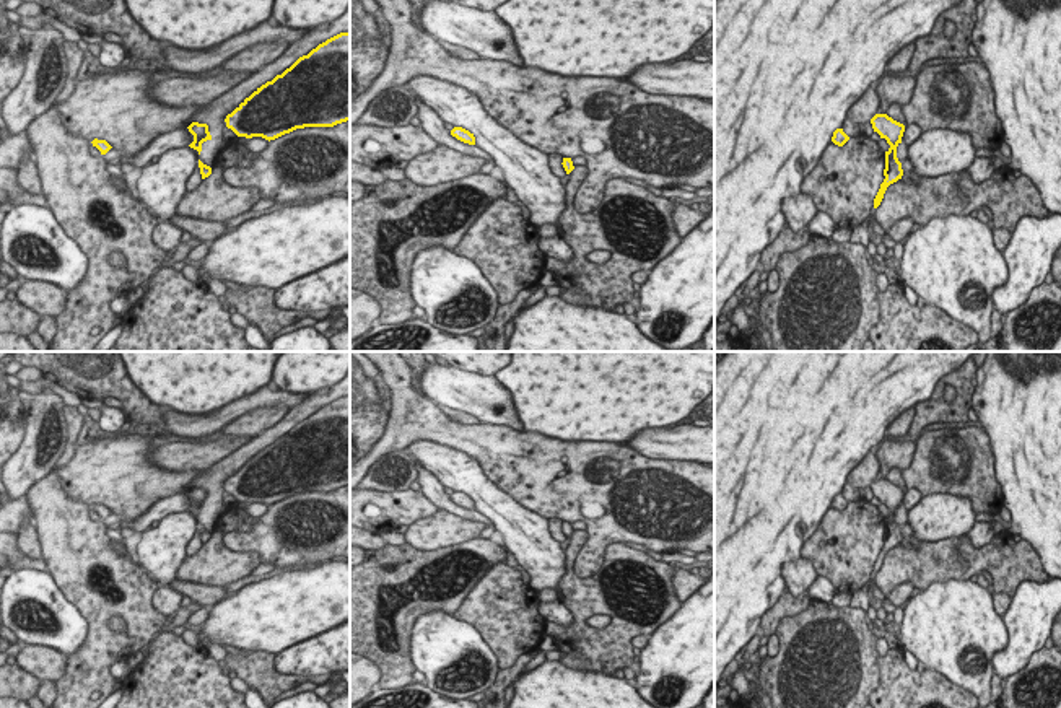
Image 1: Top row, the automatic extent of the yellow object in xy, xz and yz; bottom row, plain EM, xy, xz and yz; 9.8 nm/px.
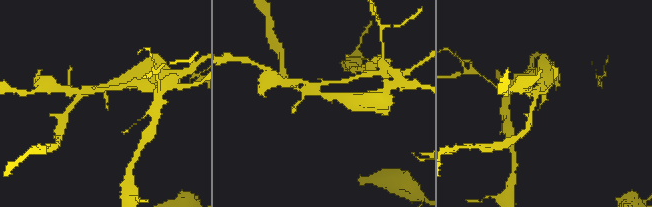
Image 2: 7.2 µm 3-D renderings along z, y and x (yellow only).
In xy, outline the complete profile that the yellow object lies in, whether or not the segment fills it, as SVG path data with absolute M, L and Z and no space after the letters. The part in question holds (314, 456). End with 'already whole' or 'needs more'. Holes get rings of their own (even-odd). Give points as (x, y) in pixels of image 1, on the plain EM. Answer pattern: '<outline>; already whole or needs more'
M350 396L340 397L299 422L282 439L257 452L231 479L226 492L238 501L275 505L304 492L334 492L350 485Z; already whole

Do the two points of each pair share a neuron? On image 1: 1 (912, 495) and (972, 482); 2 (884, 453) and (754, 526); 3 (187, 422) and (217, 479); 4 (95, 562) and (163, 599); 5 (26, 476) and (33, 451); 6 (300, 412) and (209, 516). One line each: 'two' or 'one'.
1: two
2: two
3: two
4: two
5: one
6: one

